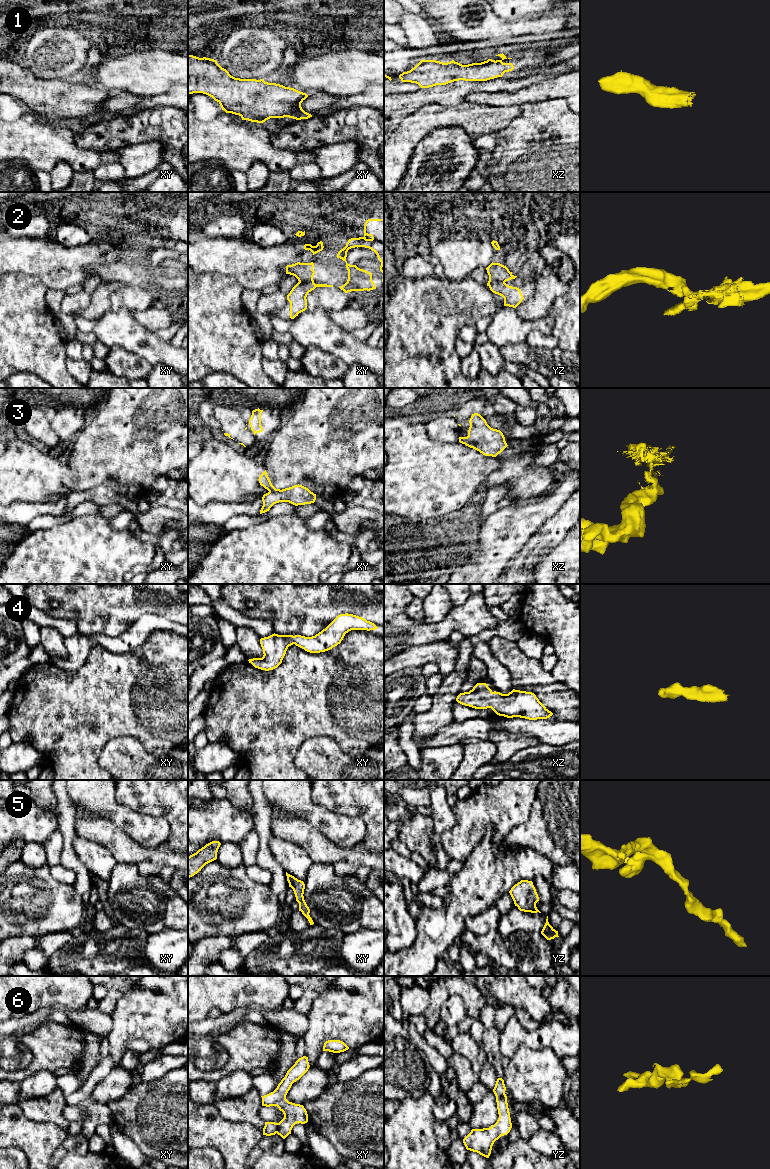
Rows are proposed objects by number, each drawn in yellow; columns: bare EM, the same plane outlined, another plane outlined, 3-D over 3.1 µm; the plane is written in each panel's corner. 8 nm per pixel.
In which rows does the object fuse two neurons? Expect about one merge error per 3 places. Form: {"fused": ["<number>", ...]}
{"fused": ["2", "3"]}

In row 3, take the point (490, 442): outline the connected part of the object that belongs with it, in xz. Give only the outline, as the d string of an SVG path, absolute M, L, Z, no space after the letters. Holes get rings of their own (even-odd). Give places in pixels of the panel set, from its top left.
M472 414L469 423L469 446L483 455L496 457L508 446L503 433L491 428L480 414Z

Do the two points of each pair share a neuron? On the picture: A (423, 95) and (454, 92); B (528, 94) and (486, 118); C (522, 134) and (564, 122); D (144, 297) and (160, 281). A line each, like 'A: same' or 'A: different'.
A: same
B: different
C: same
D: different

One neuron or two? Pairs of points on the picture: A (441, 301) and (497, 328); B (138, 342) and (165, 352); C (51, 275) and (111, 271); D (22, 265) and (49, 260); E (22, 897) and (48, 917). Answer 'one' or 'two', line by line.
A: two
B: one
C: two
D: one
E: one

